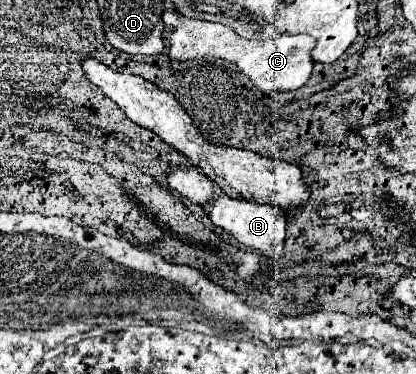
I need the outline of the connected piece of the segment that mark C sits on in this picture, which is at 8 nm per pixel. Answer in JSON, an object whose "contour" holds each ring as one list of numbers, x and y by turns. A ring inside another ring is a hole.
{"contour":[[180,16,180,24,172,30,170,36,168,55,174,62,184,62,188,66,204,62,208,58,226,58,234,62,254,82,256,88,264,92,282,92,282,90,298,90,308,82,314,66,314,60,310,56,314,46,316,40,306,34,298,34,298,36,288,34,282,36,280,40,256,42,256,40,236,38,236,32,224,24]]}

